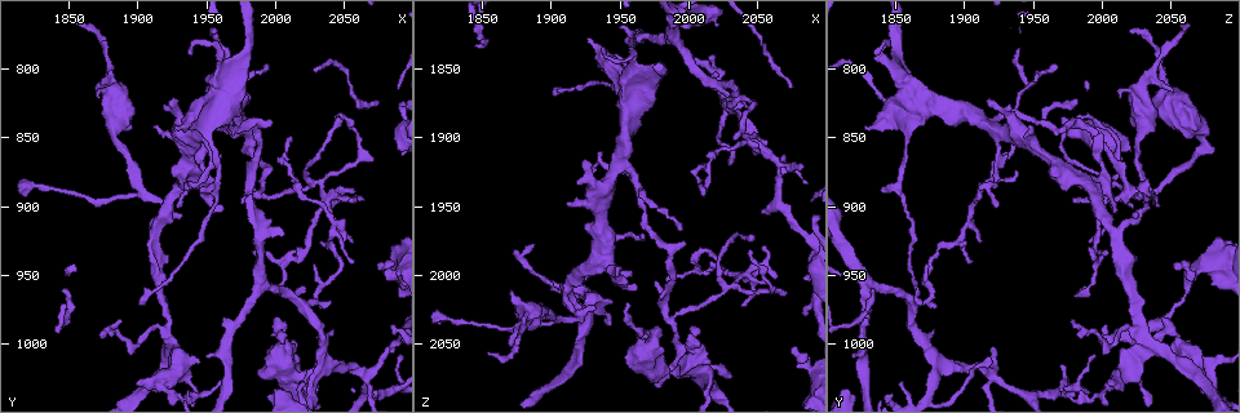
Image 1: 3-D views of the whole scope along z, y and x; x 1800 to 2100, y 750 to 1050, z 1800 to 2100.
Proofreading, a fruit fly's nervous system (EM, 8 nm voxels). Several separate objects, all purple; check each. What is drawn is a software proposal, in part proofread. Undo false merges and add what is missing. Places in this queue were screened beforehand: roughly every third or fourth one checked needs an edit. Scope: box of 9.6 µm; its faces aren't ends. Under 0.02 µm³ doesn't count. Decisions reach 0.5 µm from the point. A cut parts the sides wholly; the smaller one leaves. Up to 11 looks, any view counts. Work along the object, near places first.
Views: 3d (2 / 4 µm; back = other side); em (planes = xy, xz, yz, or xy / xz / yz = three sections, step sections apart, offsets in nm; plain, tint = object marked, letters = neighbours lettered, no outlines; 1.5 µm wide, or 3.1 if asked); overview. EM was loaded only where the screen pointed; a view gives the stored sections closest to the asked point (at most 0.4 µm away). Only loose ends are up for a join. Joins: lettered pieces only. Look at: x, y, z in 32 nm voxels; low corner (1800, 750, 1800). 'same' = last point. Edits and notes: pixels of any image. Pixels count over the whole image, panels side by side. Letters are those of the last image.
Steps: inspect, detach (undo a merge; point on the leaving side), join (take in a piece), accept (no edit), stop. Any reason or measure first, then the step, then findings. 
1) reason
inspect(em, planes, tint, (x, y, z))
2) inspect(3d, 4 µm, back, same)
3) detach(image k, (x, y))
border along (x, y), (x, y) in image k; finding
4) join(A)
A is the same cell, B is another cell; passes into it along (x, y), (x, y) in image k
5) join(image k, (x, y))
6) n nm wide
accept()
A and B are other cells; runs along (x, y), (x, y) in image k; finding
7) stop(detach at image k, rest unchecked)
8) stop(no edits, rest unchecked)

free end
inspect(em, planes, letters, (2030, 1010, 1918))

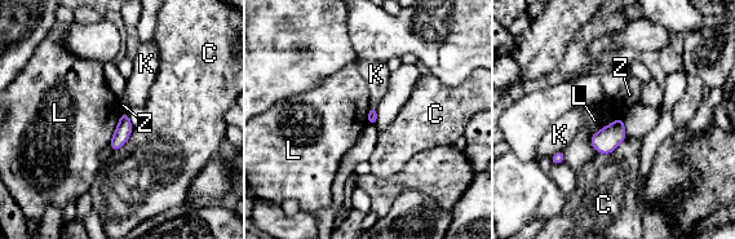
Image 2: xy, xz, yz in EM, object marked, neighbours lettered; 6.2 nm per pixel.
60 nm wide
accept()
C, K, L and Z are other cells; border along (621, 116), (590, 137), (597, 153) in image 2; none of them fits

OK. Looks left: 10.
free end
inspect(em, planes, plain, (1964, 902, 2008))

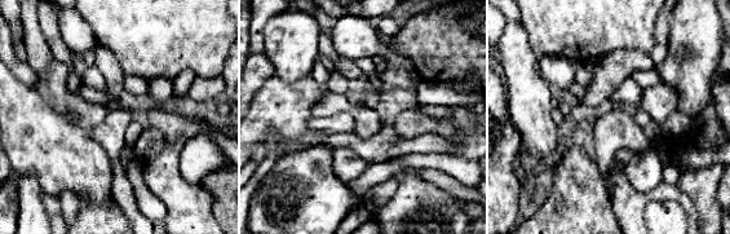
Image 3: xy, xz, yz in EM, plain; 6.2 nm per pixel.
what lies round it
inspect(em, planes, letters, same)

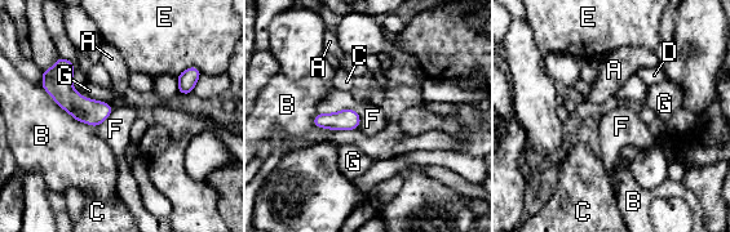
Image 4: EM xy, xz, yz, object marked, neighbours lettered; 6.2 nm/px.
130 nm wide
accept()
A, B, C, D, E, F and G are other cells; border along (319, 112), (354, 110), (361, 123) in image 4; no lettered piece goes on from it

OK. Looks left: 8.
thin neck
inspect(em, planes, letters, (1896, 866, 2026))

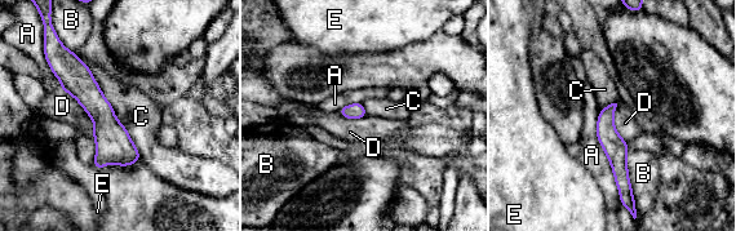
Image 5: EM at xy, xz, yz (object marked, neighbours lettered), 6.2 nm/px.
100 nm wide
accept()
A, B, C, D and E are other cells; border along (63, 90), (92, 120), (93, 136) in image 5; all the same cell

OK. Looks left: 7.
free end
inspect(em, planes, letters, (2084, 1006, 2028))

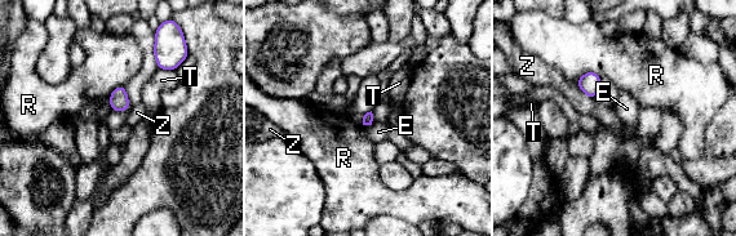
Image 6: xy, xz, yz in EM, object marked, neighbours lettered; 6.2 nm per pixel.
R touches over 160 nm
accept()
E, R, T and Z are other cells; none of them fits

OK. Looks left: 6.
stop(no edits, rest unchecked)

